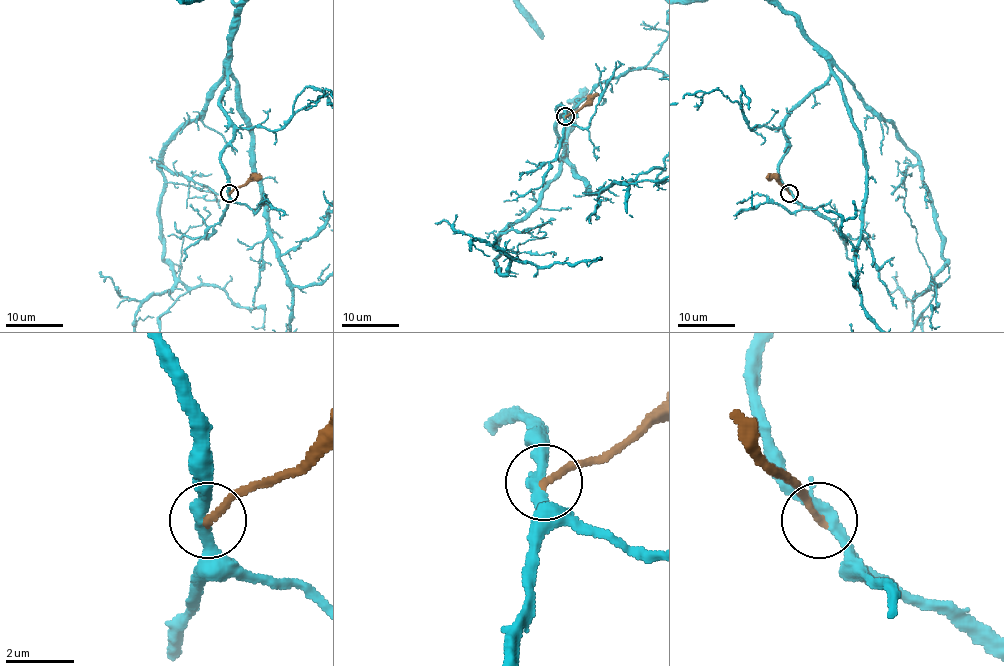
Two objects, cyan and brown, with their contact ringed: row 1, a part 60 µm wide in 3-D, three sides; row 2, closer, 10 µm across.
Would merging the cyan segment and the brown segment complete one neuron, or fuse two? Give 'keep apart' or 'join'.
keep apart

